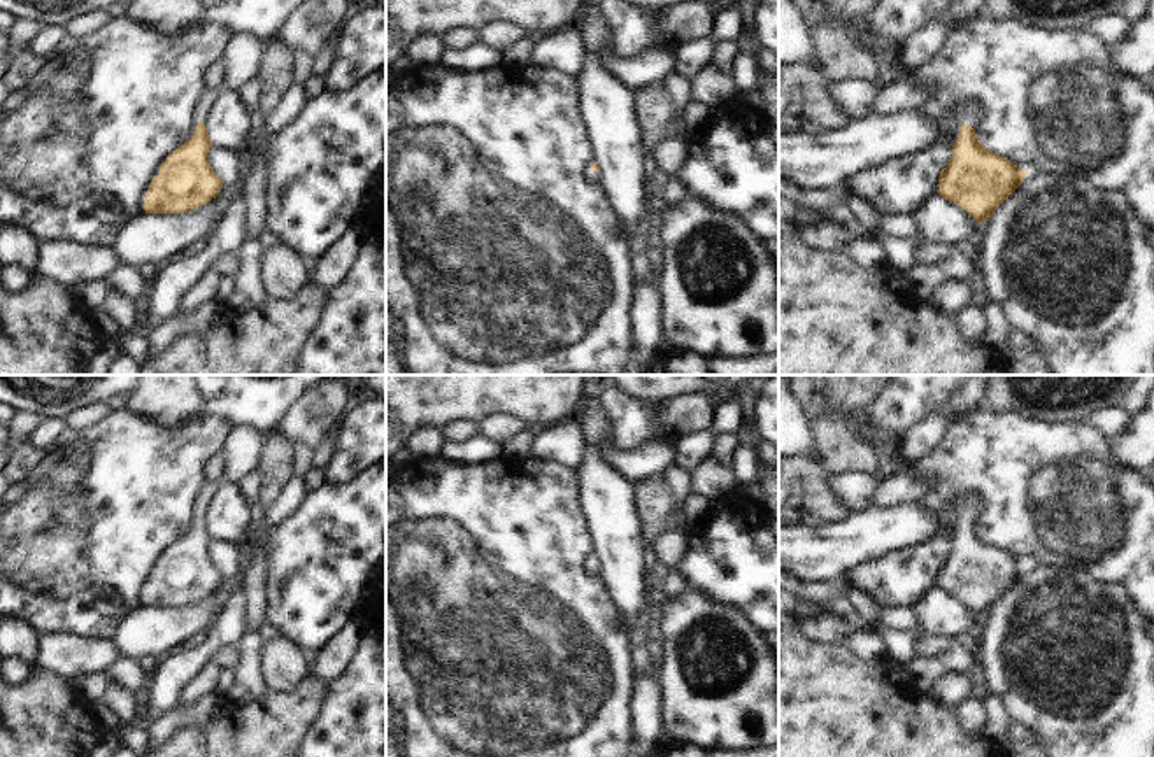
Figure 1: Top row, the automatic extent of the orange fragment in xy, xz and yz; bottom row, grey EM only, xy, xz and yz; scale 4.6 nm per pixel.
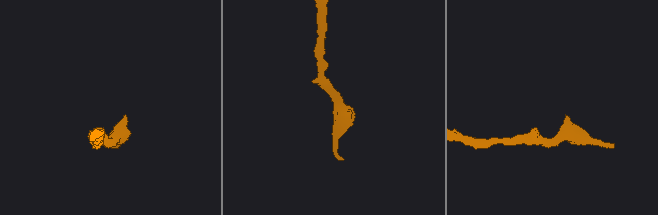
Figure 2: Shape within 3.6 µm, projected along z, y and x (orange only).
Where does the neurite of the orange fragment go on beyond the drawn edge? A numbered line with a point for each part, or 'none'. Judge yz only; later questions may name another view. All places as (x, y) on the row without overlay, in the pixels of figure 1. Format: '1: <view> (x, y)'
1: yz (970, 503)

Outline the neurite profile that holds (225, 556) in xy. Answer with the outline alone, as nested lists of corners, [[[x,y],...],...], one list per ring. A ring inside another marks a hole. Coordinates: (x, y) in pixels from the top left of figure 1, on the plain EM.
[[[210,540],[209,555],[216,568],[223,573],[223,578],[233,578],[244,573],[242,557],[235,543],[226,540]]]

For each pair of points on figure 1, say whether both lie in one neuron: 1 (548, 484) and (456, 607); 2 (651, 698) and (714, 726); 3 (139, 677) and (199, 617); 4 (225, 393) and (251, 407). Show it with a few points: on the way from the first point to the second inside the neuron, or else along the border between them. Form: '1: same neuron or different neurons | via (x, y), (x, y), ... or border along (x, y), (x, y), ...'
1: same neuron | via (527, 514), (516, 524), (511, 537), (472, 577)
2: different neurons | border along (658, 675), (667, 733)
3: different neurons | border along (125, 654), (134, 659)
4: same neuron | via (232, 393), (244, 400)

